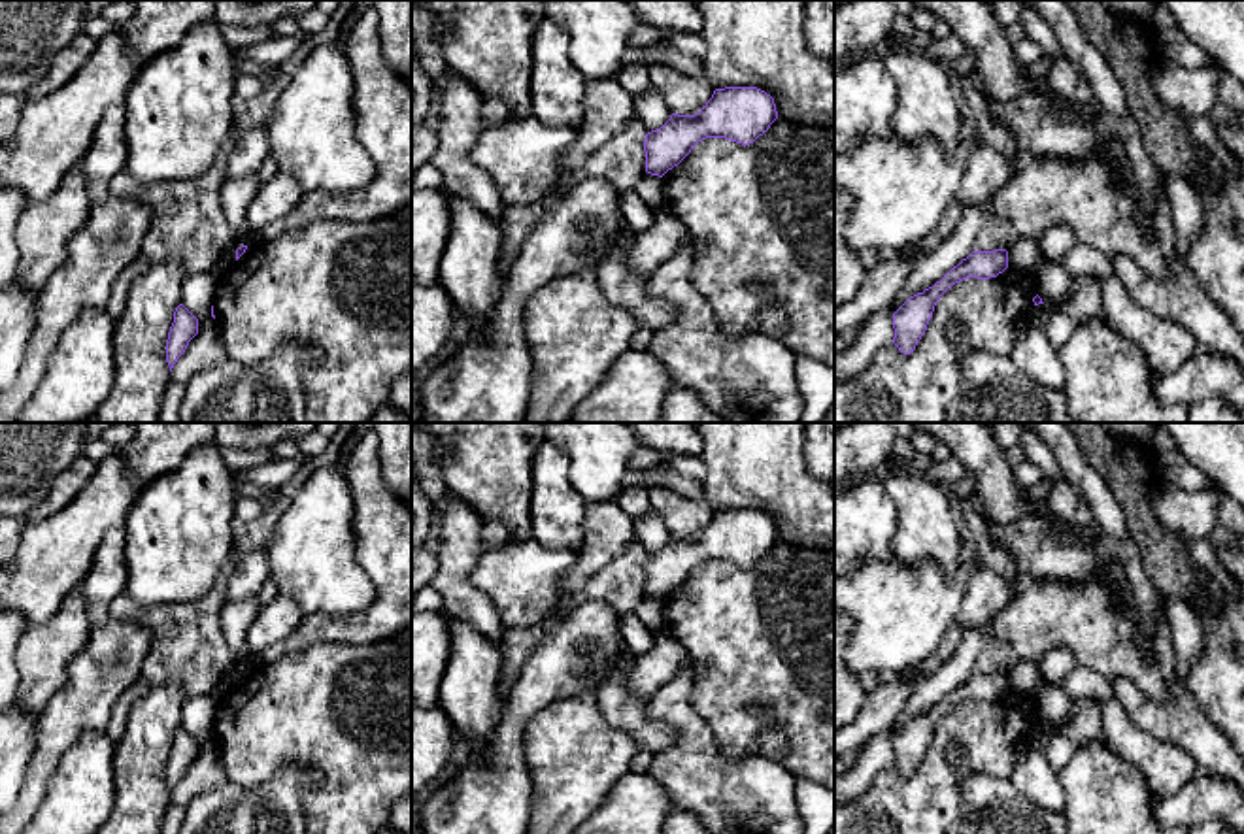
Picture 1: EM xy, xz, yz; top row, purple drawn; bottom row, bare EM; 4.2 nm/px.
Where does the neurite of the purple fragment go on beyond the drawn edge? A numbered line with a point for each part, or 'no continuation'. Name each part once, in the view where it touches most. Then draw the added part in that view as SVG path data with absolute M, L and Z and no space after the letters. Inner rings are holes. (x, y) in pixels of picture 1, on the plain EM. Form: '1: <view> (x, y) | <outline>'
no continuation

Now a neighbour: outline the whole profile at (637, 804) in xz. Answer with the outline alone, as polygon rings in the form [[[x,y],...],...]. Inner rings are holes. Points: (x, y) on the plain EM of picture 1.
[[[629,772],[574,834],[663,834],[674,809],[668,791],[649,774]]]

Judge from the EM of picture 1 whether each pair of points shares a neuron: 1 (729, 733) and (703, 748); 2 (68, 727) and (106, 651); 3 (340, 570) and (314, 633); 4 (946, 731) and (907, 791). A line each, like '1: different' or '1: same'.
1: different
2: same
3: different
4: same

